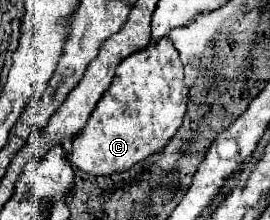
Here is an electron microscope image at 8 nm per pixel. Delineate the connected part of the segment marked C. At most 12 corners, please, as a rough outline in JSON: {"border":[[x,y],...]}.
{"border":[[167,37],[123,59],[69,163],[113,175],[183,125]]}

